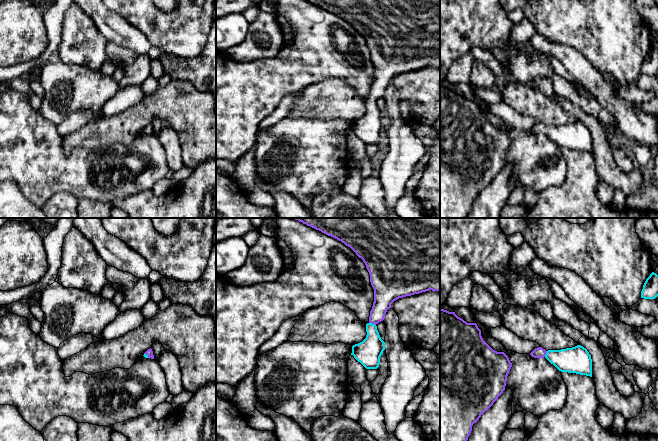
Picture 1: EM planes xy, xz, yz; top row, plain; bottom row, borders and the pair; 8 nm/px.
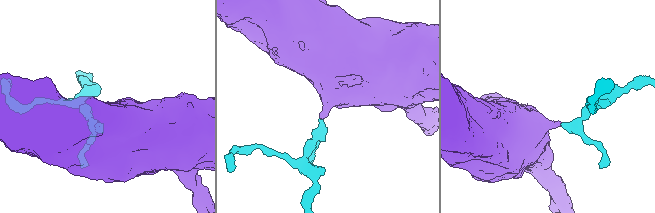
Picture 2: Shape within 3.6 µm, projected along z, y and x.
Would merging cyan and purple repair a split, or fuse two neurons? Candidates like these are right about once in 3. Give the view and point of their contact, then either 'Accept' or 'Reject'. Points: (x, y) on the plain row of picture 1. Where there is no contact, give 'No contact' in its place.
Touches cyan at xz (371, 99). Accept

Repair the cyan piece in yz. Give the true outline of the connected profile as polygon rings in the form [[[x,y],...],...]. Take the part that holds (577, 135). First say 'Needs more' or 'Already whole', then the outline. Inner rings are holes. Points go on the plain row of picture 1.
Needs more. [[[581,121],[561,126],[548,126],[542,123],[535,124],[530,131],[534,134],[546,134],[559,147],[576,149],[592,153],[591,131]]]

